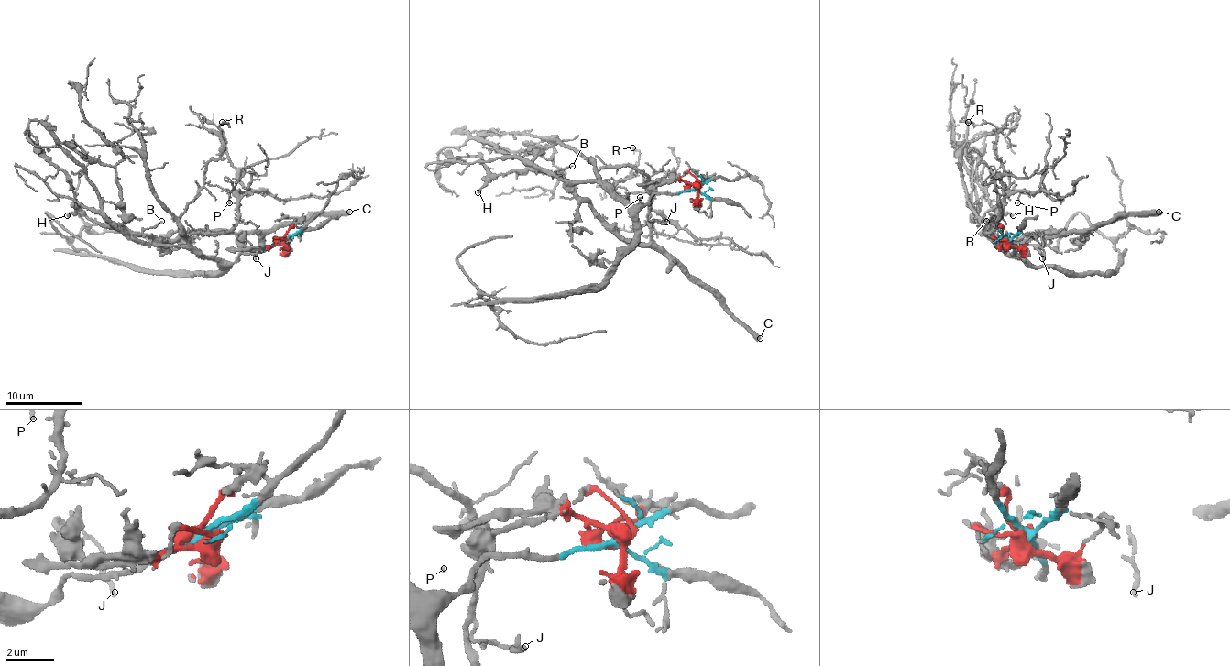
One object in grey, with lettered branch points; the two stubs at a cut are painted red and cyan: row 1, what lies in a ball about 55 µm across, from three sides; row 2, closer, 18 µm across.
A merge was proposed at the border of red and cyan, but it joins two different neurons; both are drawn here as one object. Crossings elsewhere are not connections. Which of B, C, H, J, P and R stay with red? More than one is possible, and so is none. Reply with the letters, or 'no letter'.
B, C, H, J

